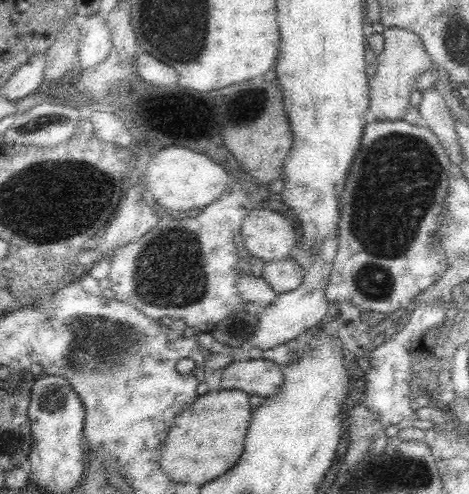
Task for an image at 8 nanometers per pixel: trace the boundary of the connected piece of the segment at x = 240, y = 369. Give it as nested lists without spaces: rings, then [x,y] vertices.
[[[268,359],[231,361],[221,371],[221,390],[242,390],[249,396],[270,398],[284,384],[282,366]]]

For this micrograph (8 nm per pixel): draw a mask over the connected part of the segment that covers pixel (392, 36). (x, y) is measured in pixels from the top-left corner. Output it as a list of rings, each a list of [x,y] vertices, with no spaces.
[[[392,27],[382,32],[384,36],[384,49],[377,56],[378,69],[370,83],[369,111],[374,114],[375,120],[382,122],[394,122],[403,120],[410,110],[410,92],[413,88],[419,88],[418,78],[426,70],[434,69],[431,56],[426,52],[421,38],[400,28]]]

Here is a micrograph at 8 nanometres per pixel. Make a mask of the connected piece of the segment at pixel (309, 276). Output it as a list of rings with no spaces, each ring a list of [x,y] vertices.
[[[338,237],[328,240],[324,244],[324,248],[322,248],[320,254],[312,257],[312,262],[304,269],[304,281],[296,290],[276,295],[270,306],[266,306],[263,311],[259,311],[260,322],[256,324],[254,332],[252,332],[252,335],[248,339],[252,347],[256,346],[261,350],[268,350],[268,348],[274,348],[274,346],[284,344],[284,342],[288,342],[289,340],[299,337],[303,338],[307,330],[313,326],[317,327],[322,324],[330,303],[324,295],[324,286],[326,280],[328,280],[328,274],[330,274],[331,263],[337,253]]]

